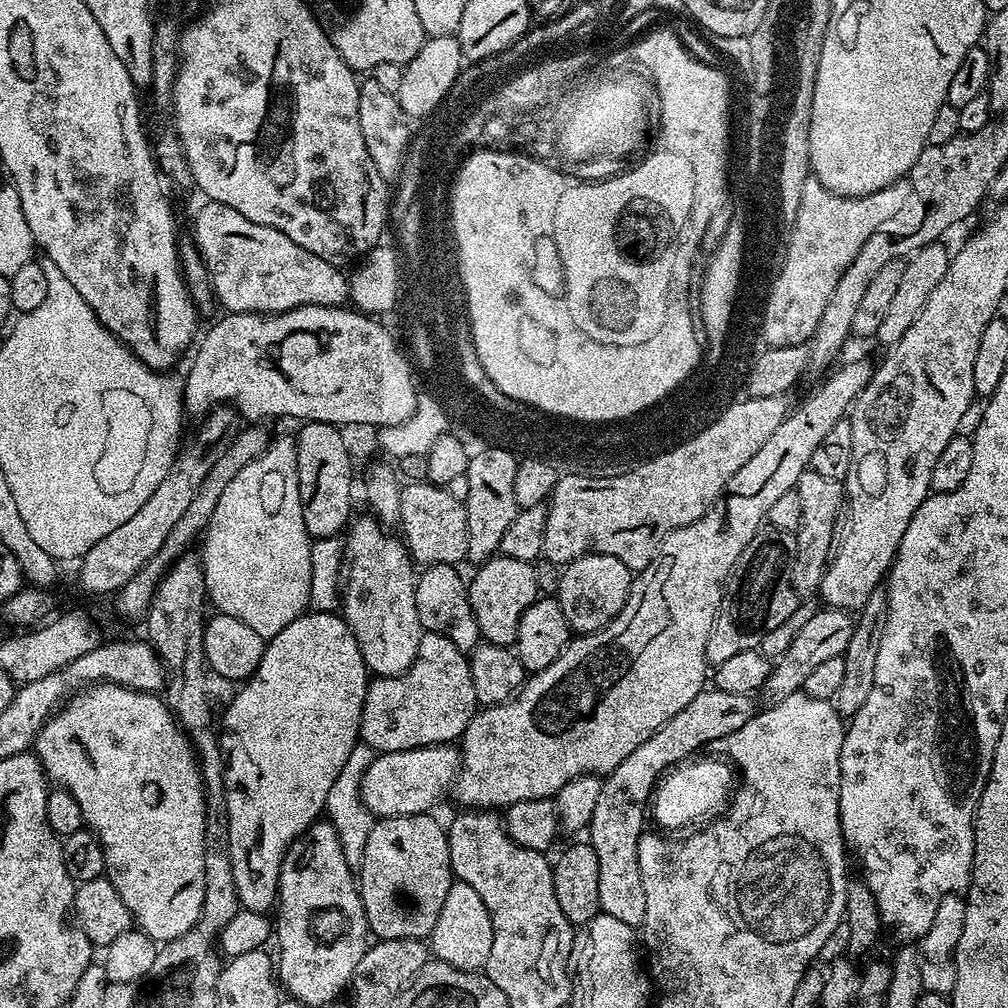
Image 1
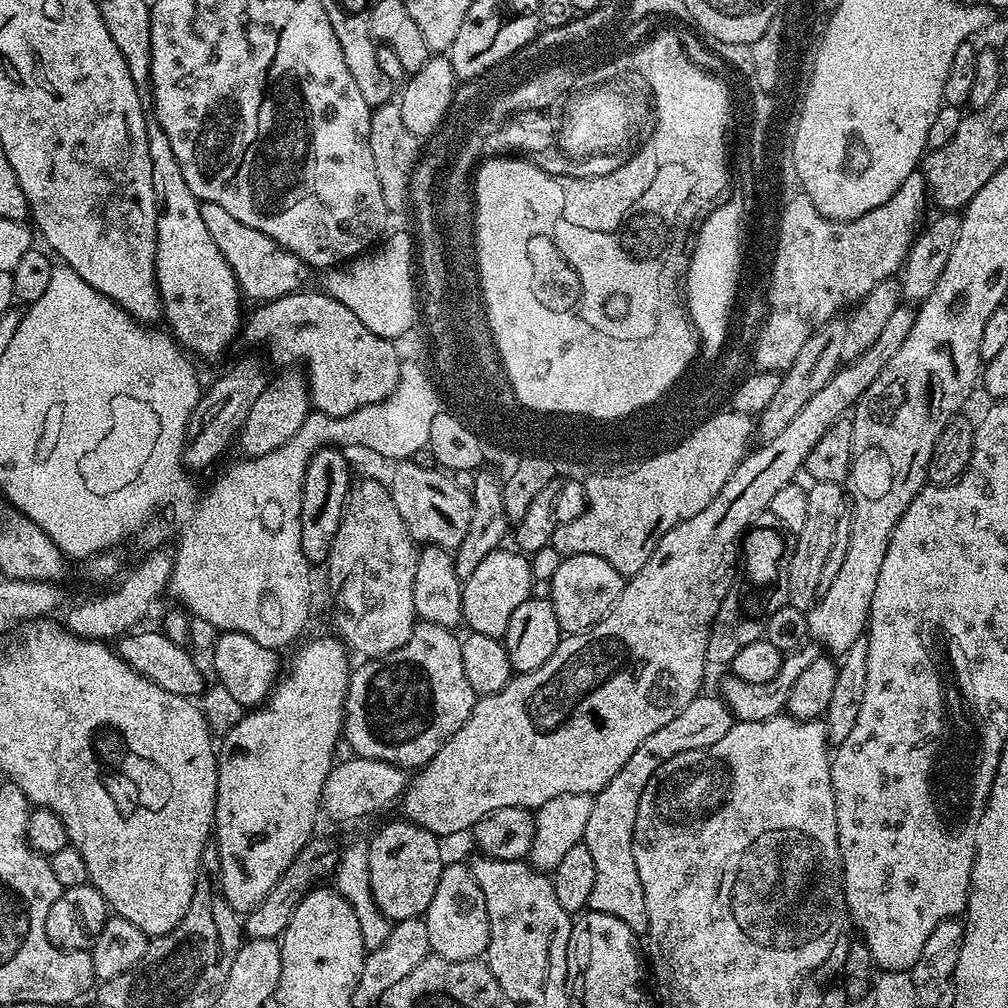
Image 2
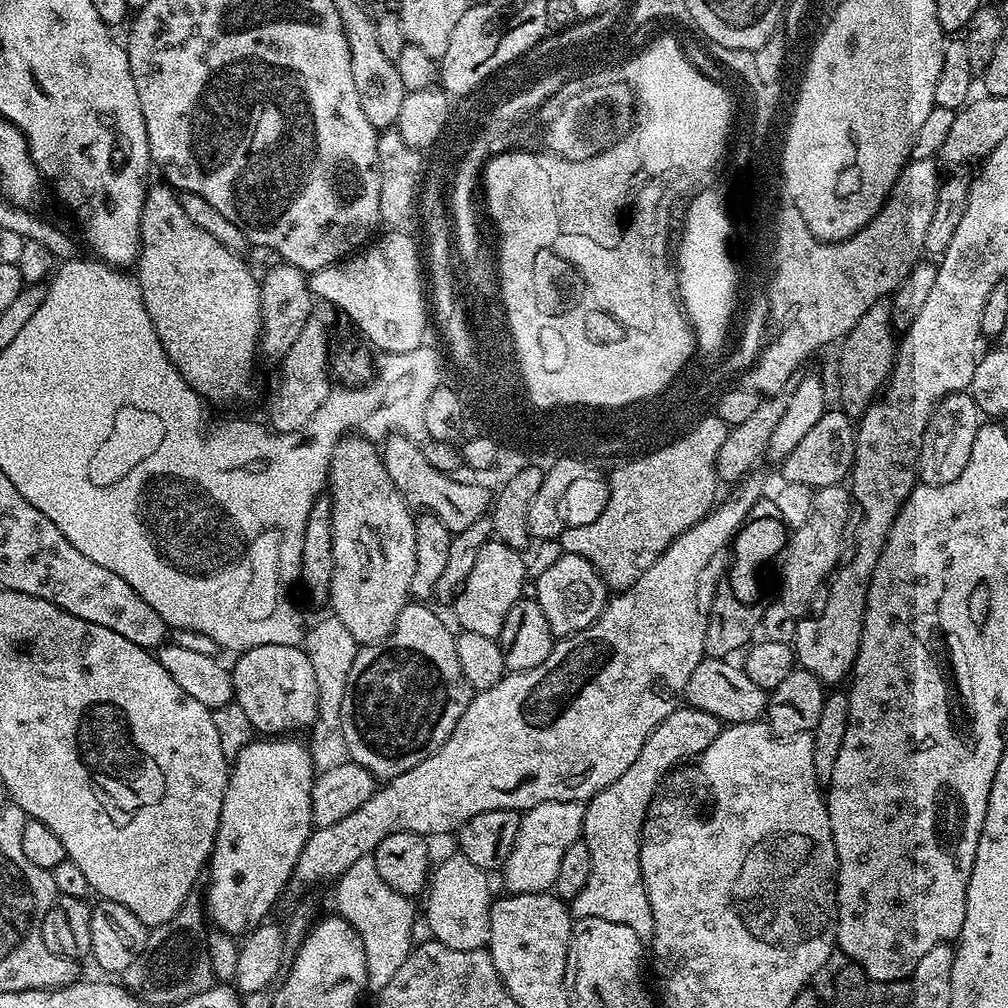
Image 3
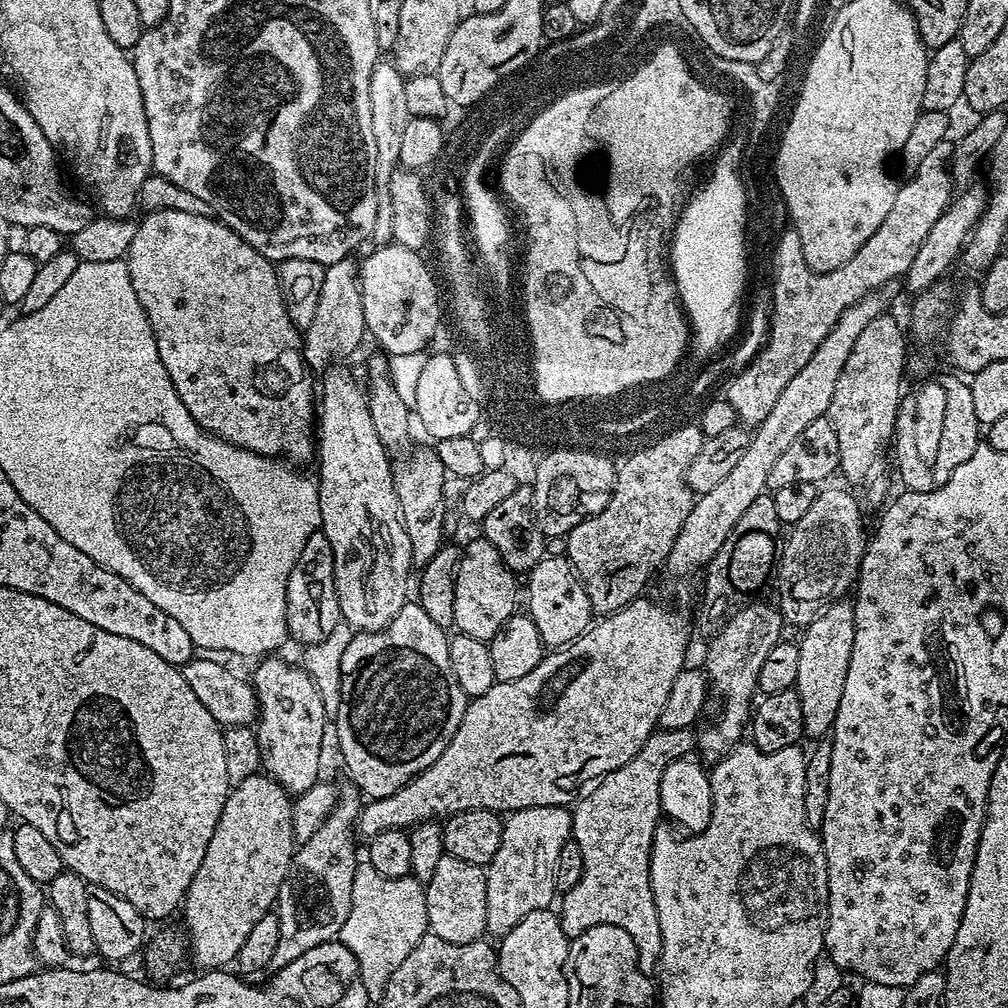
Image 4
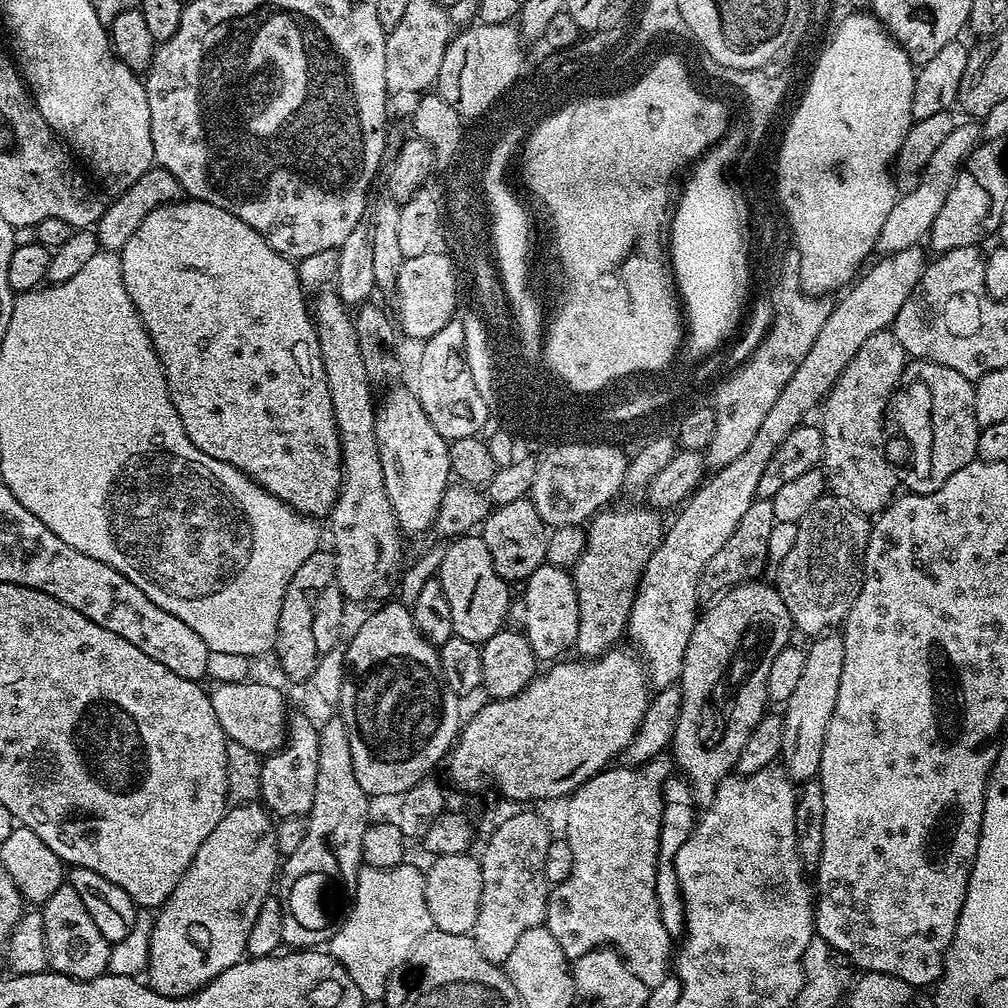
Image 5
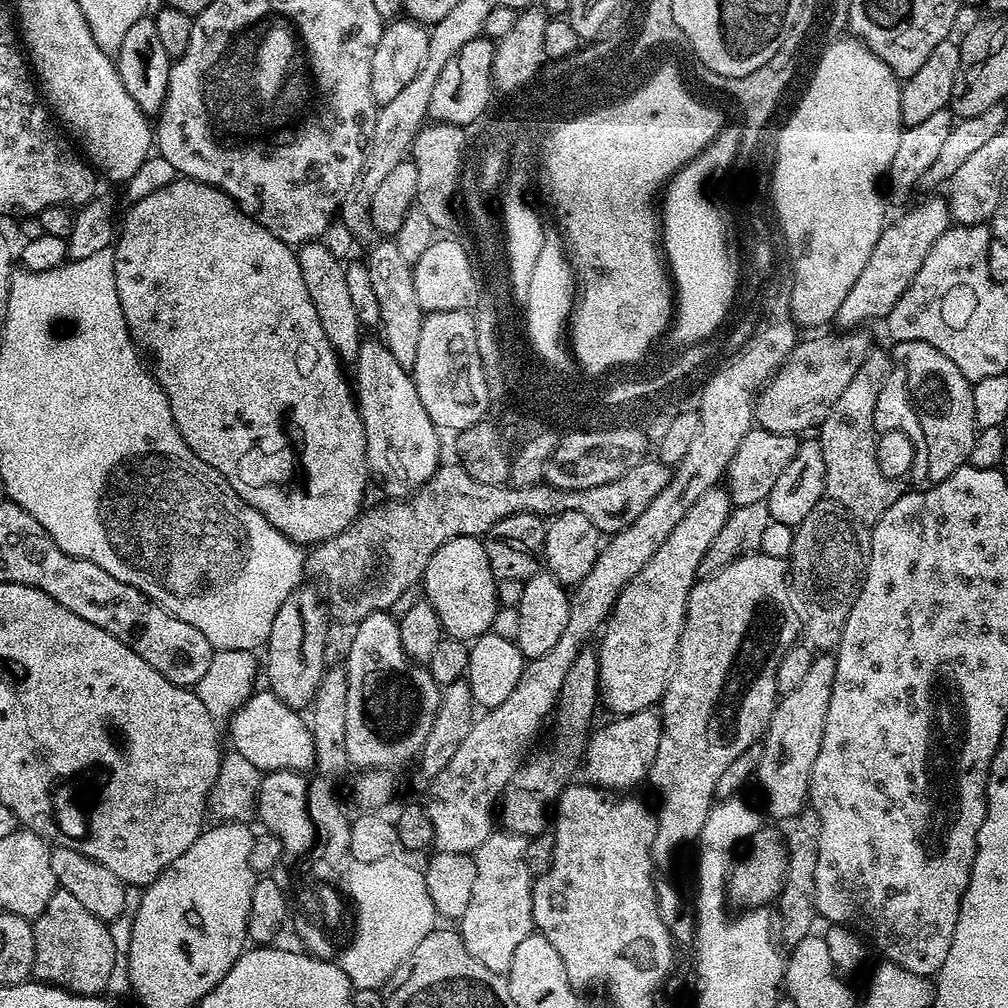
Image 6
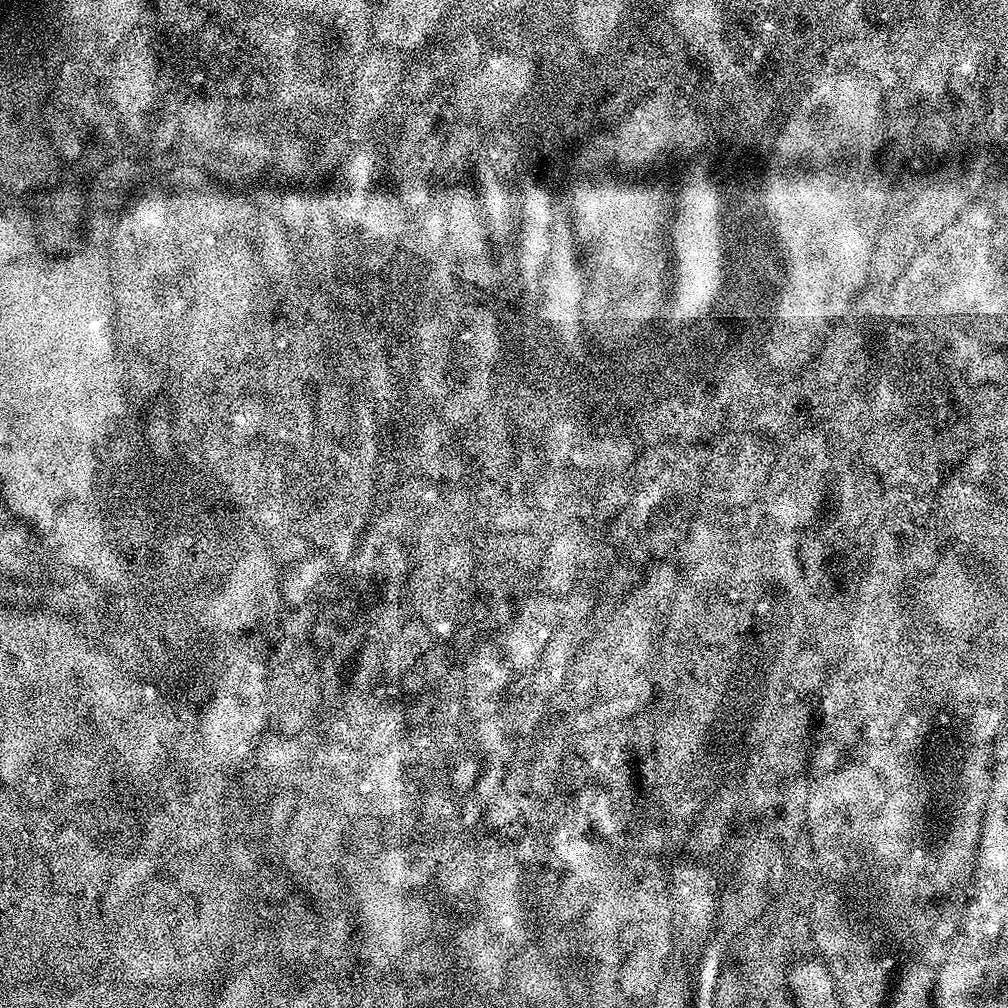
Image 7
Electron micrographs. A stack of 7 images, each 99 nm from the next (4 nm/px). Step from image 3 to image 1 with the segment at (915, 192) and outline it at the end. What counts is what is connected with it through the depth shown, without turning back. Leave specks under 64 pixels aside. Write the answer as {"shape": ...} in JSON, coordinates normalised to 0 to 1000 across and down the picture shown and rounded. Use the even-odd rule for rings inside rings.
{"shape":[[[900,178],[890,179],[889,182],[879,185],[875,188],[871,188],[867,192],[859,192],[858,194],[832,194],[826,190],[820,189],[819,185],[813,187],[811,183],[802,183],[800,192],[800,198],[798,202],[802,204],[796,214],[796,220],[791,225],[791,235],[786,239],[786,264],[784,264],[784,288],[780,288],[780,292],[776,295],[770,295],[767,297],[767,303],[763,303],[762,314],[758,318],[758,322],[755,326],[754,332],[761,344],[763,345],[779,345],[780,343],[792,343],[793,341],[802,341],[805,338],[807,331],[810,329],[812,319],[815,315],[815,308],[819,308],[819,300],[823,300],[823,292],[827,292],[827,284],[831,284],[831,276],[835,276],[835,272],[839,268],[839,264],[843,264],[843,260],[847,260],[847,252],[851,252],[851,248],[859,240],[859,236],[863,236],[863,232],[867,232],[867,228],[871,224],[875,224],[875,220],[879,220],[879,216],[884,216],[885,213],[890,211],[894,206],[895,200],[899,200],[901,195],[901,188],[903,184]]]}

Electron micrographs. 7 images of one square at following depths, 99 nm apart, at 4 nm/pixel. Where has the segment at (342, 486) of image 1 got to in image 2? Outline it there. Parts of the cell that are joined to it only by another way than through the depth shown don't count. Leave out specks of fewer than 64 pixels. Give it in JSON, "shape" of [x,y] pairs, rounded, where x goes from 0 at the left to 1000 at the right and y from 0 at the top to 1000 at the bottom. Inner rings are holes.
{"shape":[[[336,443],[317,444],[308,454],[300,478],[300,498],[298,499],[298,529],[300,530],[300,550],[304,550],[307,561],[320,561],[331,542],[335,522],[339,518],[341,502],[347,487],[347,463]]]}

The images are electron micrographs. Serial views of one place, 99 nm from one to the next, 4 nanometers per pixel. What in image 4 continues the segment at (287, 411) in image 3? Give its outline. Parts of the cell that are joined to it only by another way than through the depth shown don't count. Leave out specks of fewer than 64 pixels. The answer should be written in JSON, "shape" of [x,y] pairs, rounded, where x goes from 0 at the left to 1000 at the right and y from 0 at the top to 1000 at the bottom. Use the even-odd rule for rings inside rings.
{"shape":[[[349,256],[336,258],[321,267],[319,292],[315,292],[315,308],[312,312],[312,319],[308,319],[300,333],[303,358],[307,366],[314,367],[313,365],[317,364],[320,366],[332,358],[329,357],[332,353],[347,352],[361,335],[363,336],[363,326],[355,262]]]}

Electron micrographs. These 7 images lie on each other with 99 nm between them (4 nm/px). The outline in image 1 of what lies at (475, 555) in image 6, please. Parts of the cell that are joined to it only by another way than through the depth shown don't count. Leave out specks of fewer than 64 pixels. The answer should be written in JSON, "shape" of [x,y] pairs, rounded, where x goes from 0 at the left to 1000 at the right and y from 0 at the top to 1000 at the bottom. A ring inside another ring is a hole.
{"shape":[[[495,550],[475,561],[468,575],[463,576],[466,601],[474,617],[477,632],[485,639],[499,643],[511,640],[514,617],[520,606],[534,593],[531,563],[523,556],[506,554]]]}

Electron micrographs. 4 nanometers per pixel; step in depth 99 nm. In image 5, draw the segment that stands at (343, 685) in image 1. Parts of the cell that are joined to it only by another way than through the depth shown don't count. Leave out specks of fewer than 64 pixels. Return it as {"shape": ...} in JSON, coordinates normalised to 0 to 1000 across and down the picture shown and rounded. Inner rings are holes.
{"shape":[[[254,796],[227,801],[216,819],[212,819],[208,831],[196,839],[185,867],[181,867],[177,879],[173,879],[173,887],[169,887],[167,894],[154,906],[145,963],[149,979],[162,988],[189,988],[216,970],[216,966],[243,951],[244,931],[248,931],[252,911],[256,911],[260,895],[267,893],[269,885],[266,884],[269,881],[271,884],[275,869],[274,826],[266,803]]]}

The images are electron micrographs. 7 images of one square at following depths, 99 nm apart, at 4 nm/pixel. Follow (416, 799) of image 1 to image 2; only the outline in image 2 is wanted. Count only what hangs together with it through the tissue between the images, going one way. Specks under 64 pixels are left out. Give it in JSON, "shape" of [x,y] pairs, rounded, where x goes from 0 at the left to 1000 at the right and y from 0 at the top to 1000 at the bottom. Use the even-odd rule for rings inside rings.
{"shape":[[[350,749],[348,753],[338,753],[329,759],[321,781],[319,802],[322,807],[326,806],[333,813],[353,813],[356,810],[369,810],[372,806],[381,806],[389,797],[390,801],[400,791],[407,773],[402,763],[362,750]]]}

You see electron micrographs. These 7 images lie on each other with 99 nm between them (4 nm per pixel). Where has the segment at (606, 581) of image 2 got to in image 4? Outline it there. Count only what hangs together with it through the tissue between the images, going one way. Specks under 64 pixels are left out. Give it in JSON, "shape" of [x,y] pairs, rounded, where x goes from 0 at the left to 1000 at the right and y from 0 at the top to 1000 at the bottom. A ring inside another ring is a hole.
{"shape":[[[541,550],[523,568],[524,603],[522,609],[534,621],[541,644],[562,643],[583,626],[589,618],[587,598],[581,589],[581,581],[575,576],[571,563],[563,557],[563,551]]]}

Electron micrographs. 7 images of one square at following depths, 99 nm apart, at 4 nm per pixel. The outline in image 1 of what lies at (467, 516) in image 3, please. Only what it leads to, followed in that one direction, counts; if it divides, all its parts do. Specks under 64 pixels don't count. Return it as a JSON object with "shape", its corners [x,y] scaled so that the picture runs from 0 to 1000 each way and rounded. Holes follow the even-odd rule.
{"shape":[[[405,478],[397,485],[397,518],[395,521],[396,527],[401,527],[399,531],[400,539],[405,545],[405,551],[409,553],[414,561],[424,562],[427,560],[450,560],[455,561],[456,555],[459,557],[464,551],[464,523],[462,522],[462,506],[460,505],[460,498],[454,494],[450,494],[444,488],[443,483],[430,480],[428,478]]]}

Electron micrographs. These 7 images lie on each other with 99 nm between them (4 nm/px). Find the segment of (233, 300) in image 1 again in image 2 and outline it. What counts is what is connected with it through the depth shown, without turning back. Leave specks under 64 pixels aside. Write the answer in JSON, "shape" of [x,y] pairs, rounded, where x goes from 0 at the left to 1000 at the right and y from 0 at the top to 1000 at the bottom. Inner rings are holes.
{"shape":[[[199,201],[198,215],[208,228],[208,236],[212,236],[212,244],[224,256],[228,268],[234,277],[239,291],[250,300],[265,300],[287,294],[289,290],[299,289],[303,285],[302,277],[308,273],[305,262],[301,262],[292,250],[285,250],[279,242],[274,242],[260,228],[252,228],[252,224],[244,224],[244,220],[236,220],[220,204]]]}

